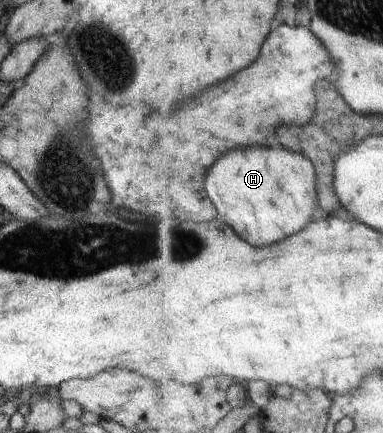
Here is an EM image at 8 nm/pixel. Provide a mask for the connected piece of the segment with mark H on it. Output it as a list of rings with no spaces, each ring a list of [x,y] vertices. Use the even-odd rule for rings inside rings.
[[[250,146],[230,151],[210,170],[206,189],[209,199],[217,205],[220,217],[230,224],[248,243],[265,248],[280,244],[292,236],[304,232],[322,215],[318,199],[319,171],[317,165],[303,153],[285,148]]]

